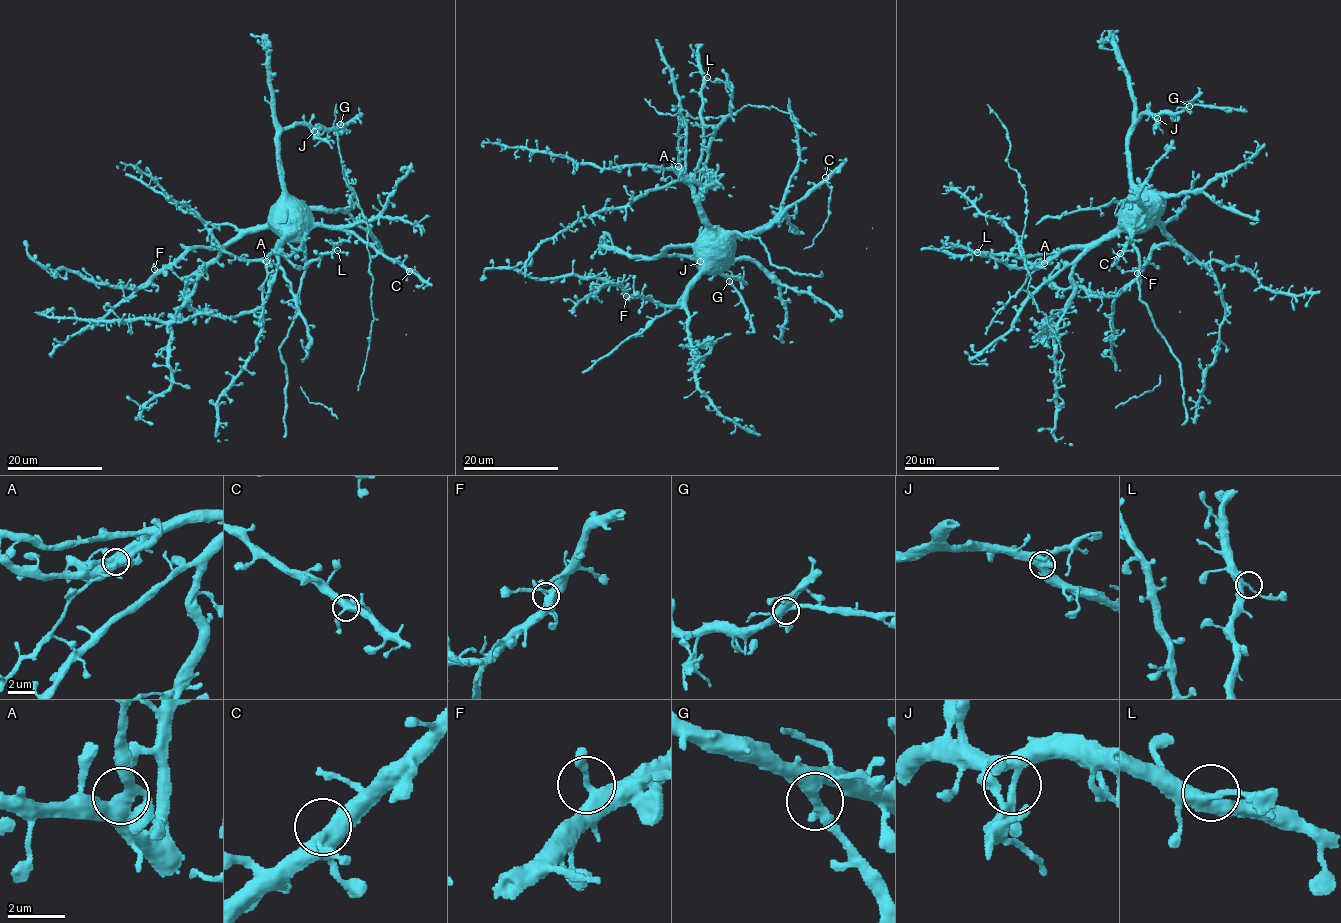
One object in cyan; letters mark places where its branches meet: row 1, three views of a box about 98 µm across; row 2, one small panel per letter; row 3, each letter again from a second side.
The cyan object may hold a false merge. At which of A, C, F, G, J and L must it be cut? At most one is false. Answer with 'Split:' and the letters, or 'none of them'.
Split: J

